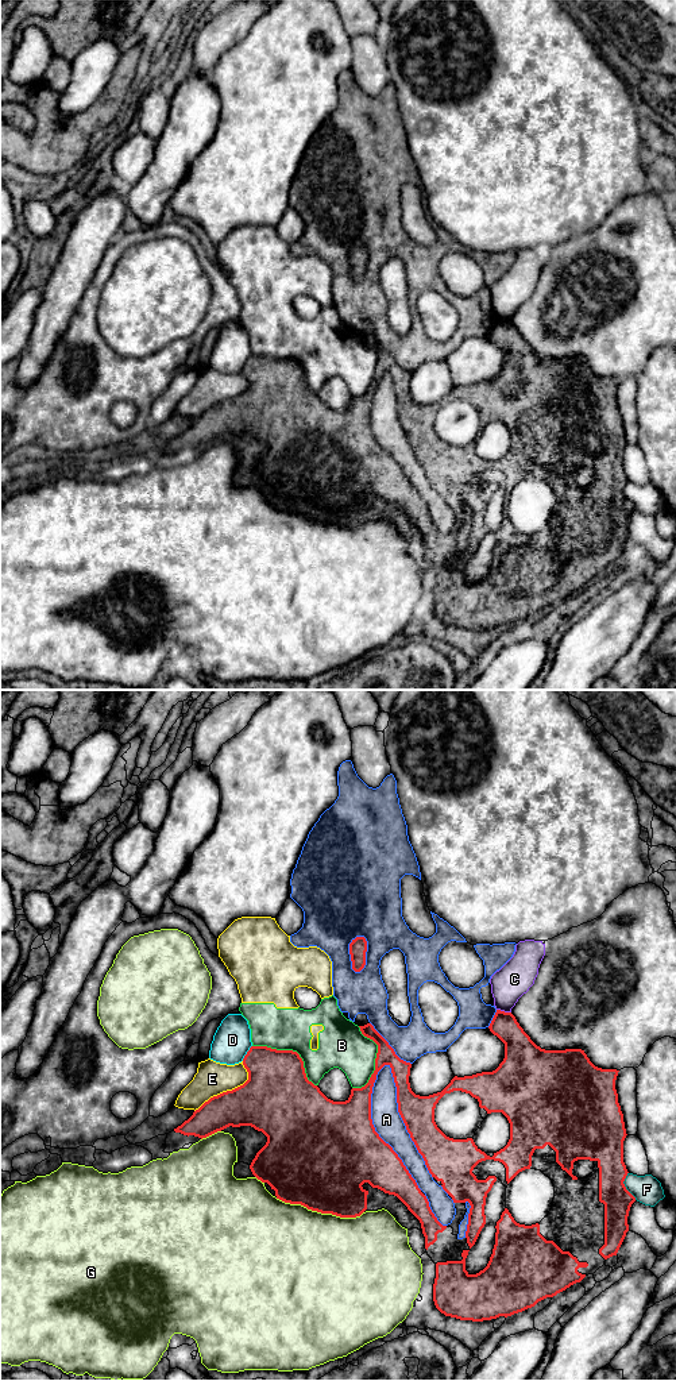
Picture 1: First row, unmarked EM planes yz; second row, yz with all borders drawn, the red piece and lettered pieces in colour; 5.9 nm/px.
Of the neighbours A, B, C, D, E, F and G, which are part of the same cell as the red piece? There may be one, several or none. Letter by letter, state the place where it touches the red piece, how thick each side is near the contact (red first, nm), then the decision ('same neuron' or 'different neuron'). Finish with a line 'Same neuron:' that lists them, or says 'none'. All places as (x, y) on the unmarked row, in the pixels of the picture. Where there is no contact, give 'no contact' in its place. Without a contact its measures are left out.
A: yz (374, 436) | 500/170 nm | different neuron
B: yz (292, 359) | 380/260 nm | different neuron
C: yz (503, 320) | 180/200 nm | different neuron
D: yz (247, 362) | 360/220 nm | different neuron
E: yz (230, 400) | 380/200 nm | different neuron
F: yz (624, 494) | 200/170 nm | different neuron
G: yz (320, 520) | 500/480 nm | different neuron
Same neuron: none

